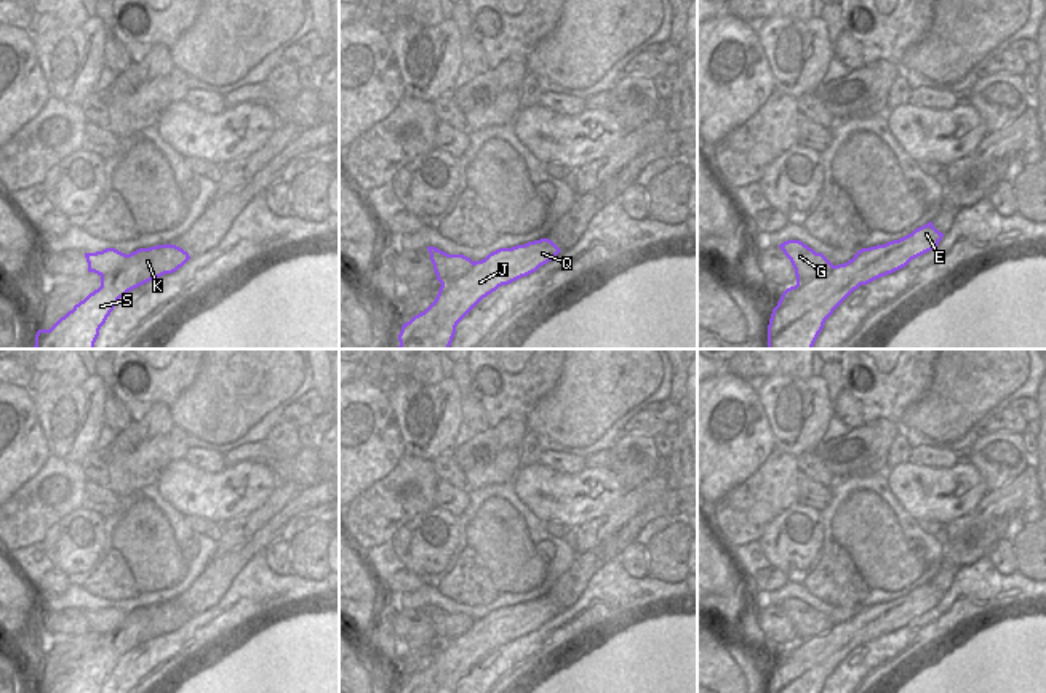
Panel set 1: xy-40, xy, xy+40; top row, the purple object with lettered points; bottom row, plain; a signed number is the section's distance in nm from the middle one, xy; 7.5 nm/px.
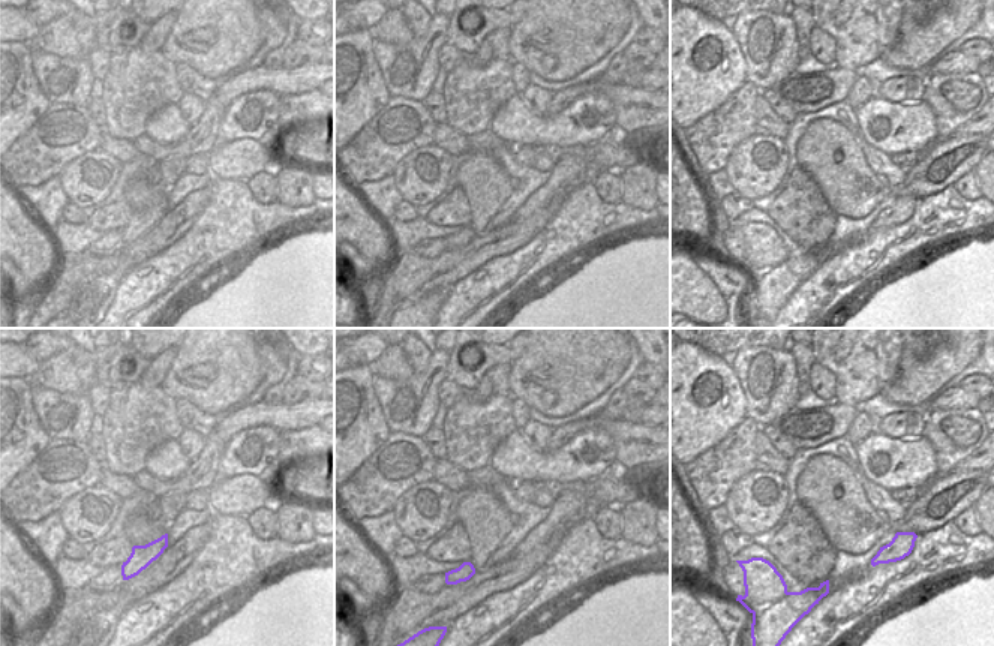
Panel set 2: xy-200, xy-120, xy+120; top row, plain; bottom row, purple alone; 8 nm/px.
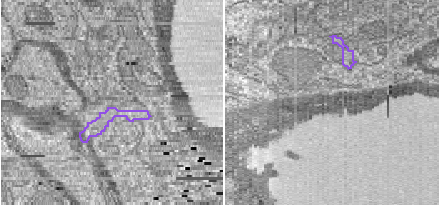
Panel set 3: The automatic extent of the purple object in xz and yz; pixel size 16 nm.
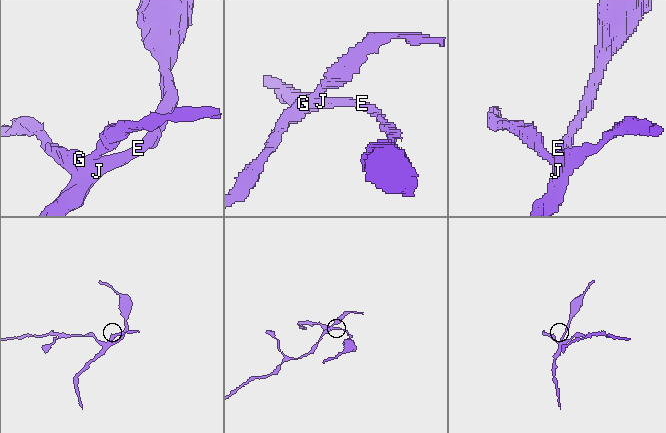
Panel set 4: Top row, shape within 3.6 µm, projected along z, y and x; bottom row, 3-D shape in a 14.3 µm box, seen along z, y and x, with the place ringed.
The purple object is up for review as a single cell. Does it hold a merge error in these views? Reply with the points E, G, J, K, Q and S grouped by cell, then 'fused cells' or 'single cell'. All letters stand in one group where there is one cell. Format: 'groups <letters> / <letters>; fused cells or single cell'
groups E J K Q S / G; fused cells

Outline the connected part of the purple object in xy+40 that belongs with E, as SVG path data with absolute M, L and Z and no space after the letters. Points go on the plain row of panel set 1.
M931 579L899 599L862 607L852 618L833 624L827 632L787 647L773 667L768 693L819 693L825 679L854 648L905 626L912 618L936 607L942 595Z

